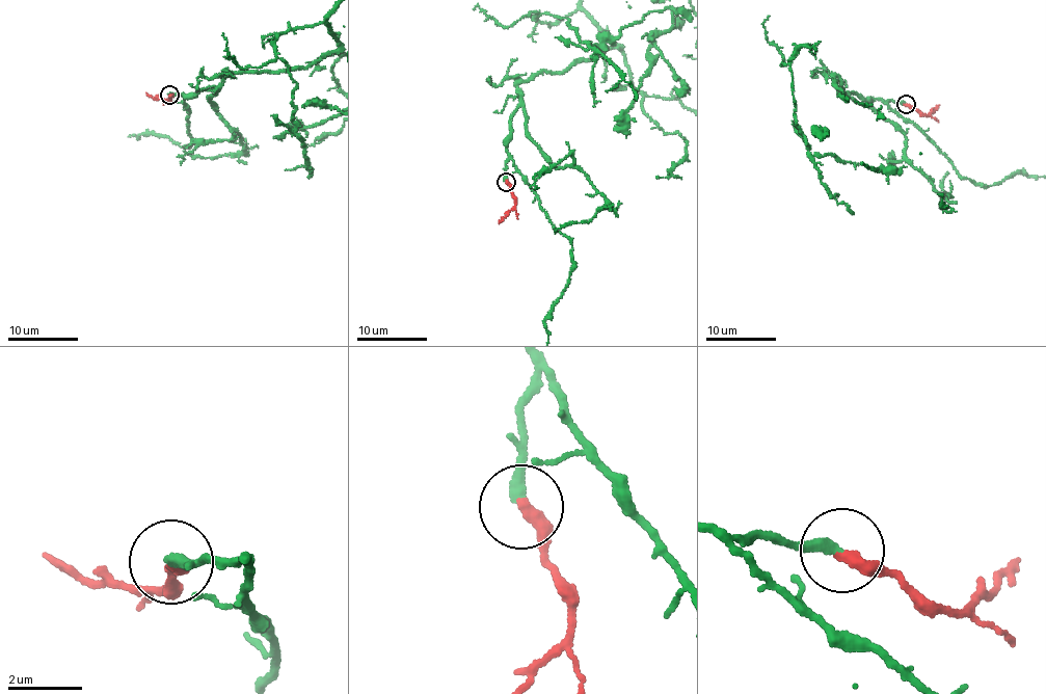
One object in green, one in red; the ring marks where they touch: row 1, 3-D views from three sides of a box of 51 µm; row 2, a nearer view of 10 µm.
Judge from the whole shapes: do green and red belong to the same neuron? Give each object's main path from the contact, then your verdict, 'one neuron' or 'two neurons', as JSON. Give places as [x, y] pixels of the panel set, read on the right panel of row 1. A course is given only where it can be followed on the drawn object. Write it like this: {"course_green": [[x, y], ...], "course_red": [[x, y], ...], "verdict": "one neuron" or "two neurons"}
{"course_red": [[905, 104], [928, 114], [939, 105]], "verdict": "one neuron"}

